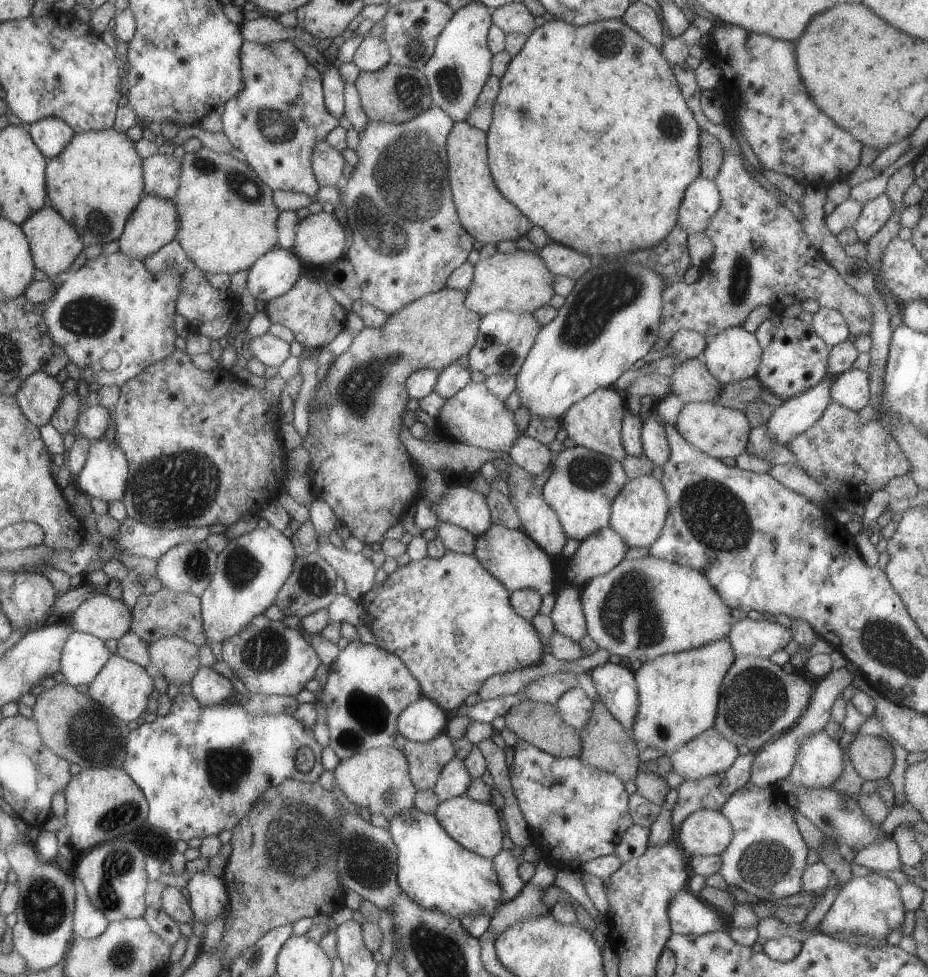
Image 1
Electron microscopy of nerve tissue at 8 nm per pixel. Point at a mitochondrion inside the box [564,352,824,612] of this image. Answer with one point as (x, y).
(712, 511)

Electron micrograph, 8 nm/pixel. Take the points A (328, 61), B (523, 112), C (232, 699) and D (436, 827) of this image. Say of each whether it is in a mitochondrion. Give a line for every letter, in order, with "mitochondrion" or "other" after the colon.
A: other
B: mitochondrion
C: other
D: other

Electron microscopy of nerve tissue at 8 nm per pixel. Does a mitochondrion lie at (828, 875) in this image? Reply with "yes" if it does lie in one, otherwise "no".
no

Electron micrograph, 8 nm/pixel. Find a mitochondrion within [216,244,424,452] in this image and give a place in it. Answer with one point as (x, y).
(366, 379)

